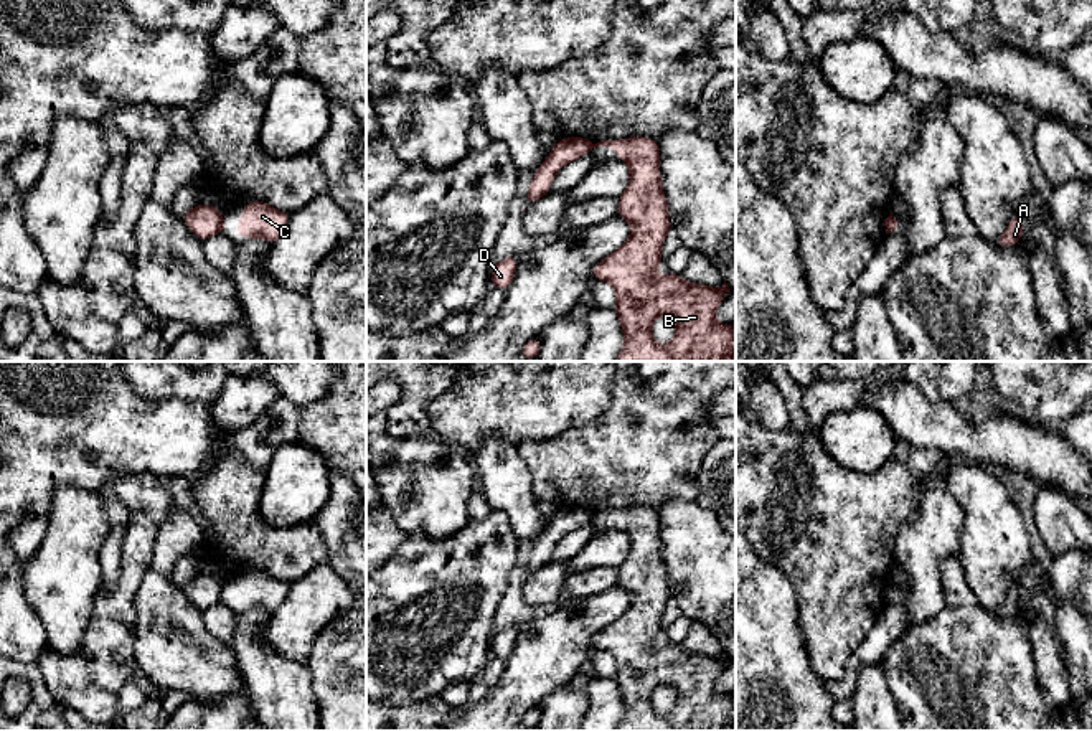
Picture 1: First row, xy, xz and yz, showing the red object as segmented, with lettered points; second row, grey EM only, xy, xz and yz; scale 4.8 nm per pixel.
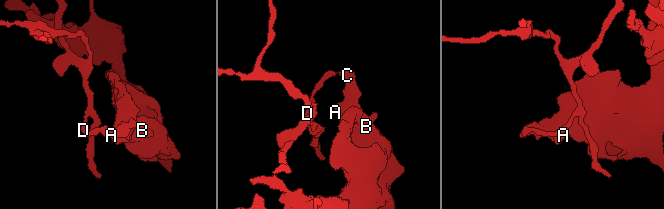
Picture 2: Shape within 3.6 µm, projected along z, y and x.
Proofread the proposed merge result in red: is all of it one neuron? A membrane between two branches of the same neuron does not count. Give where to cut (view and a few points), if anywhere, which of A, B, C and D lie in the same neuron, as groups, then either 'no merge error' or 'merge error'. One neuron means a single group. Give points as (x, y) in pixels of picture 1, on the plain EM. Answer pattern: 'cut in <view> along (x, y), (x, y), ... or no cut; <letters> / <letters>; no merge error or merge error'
cut in xz along (594, 514), (591, 518); A B C / D; merge error

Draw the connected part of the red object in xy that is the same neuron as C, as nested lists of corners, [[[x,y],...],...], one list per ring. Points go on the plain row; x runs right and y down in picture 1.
[[[249,571],[242,578],[244,587],[238,594],[238,606],[264,607],[267,612],[275,612],[287,597],[290,584],[279,581],[262,571]]]

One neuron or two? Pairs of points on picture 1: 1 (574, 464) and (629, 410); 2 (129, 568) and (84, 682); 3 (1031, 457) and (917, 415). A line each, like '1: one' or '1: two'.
1: one
2: one
3: one

